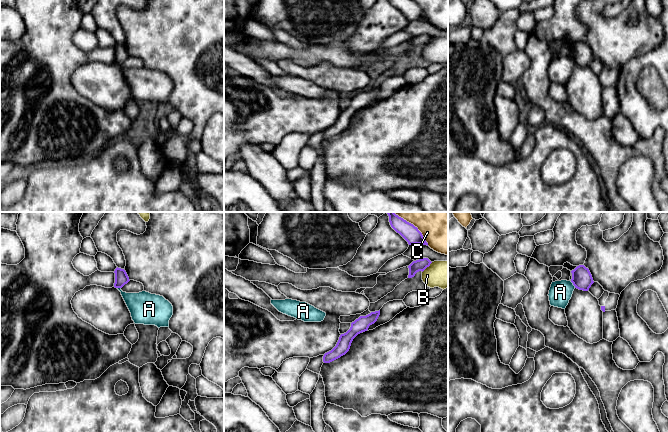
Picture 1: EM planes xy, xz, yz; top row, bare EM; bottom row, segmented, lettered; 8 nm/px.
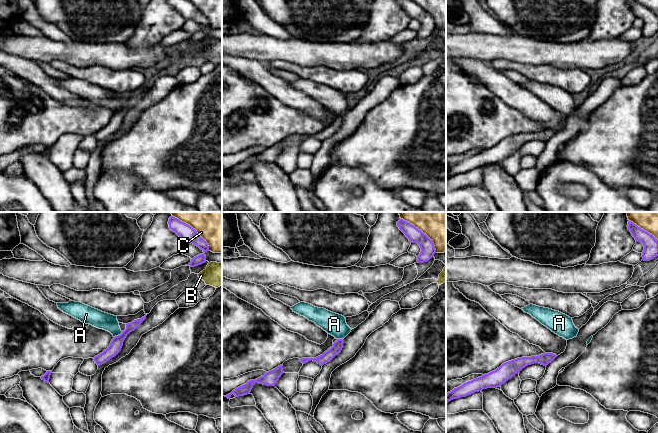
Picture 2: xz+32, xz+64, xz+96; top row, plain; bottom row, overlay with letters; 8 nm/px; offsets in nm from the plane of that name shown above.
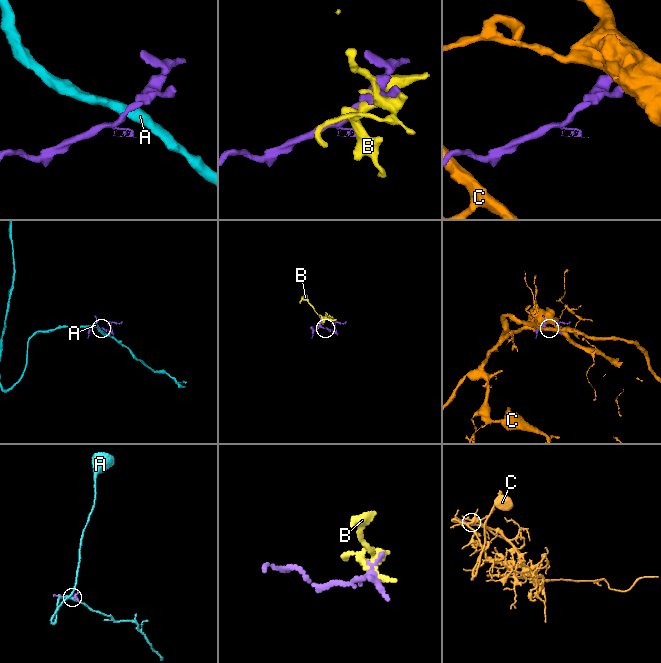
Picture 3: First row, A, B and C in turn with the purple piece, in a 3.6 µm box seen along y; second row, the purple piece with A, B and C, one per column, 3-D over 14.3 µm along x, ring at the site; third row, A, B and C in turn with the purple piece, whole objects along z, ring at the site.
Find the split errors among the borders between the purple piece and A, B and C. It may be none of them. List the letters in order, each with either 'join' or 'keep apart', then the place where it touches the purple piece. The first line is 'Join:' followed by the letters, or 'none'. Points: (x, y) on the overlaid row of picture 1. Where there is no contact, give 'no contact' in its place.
Join: none
A: keep apart; contact yz (573, 284)
B: keep apart; contact xz (427, 266)
C: keep apart; contact xz (413, 225)

